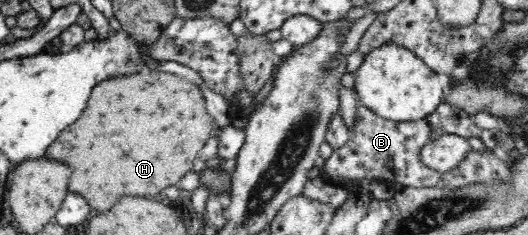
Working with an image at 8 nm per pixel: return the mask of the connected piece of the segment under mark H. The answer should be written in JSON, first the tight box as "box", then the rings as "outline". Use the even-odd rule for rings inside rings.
{"box":[46,70,214,210],"outline":[[[152,70],[97,84],[82,118],[60,134],[46,156],[72,166],[68,184],[72,192],[84,194],[94,210],[110,210],[120,196],[156,196],[166,186],[176,184],[192,170],[198,152],[214,130],[214,118],[206,111],[198,85],[174,73]]]}

